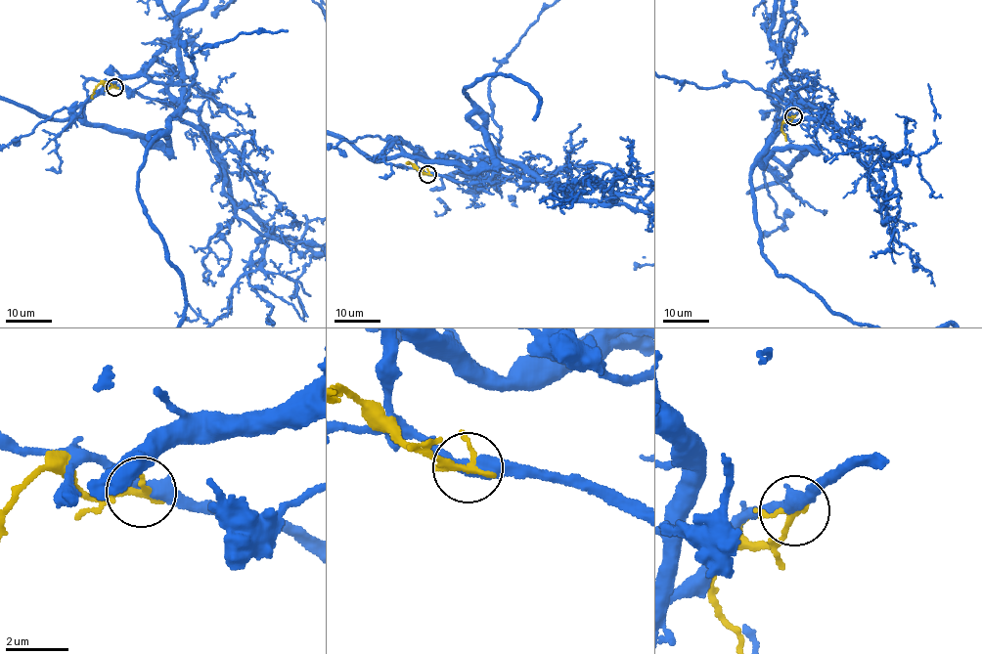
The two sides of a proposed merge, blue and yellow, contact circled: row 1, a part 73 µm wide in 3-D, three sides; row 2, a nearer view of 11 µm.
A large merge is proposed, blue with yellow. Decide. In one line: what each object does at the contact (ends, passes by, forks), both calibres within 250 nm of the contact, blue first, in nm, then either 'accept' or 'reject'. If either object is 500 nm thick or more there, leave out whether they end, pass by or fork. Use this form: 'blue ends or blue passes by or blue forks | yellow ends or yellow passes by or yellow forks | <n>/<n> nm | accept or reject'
blue passes by | yellow passes by | 440/220 nm | reject

